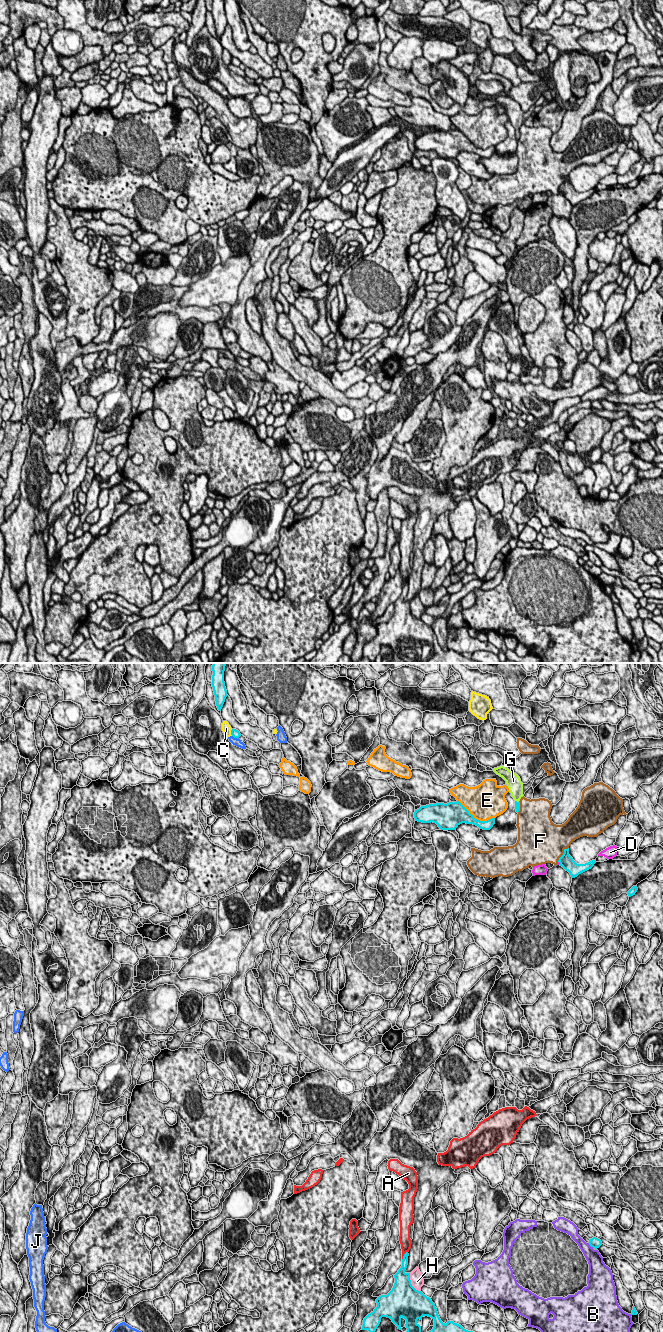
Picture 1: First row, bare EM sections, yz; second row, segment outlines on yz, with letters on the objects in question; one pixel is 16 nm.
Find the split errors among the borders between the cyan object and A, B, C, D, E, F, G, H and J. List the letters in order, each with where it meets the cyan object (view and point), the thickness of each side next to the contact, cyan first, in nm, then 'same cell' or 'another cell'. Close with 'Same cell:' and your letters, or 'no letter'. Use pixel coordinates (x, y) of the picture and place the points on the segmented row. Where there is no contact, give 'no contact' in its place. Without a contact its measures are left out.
A: meets cyan in yz at (404, 1255); 100 nm thick on the cyan side, 190 nm on the other; another cell
B: meets cyan in yz at (591, 1246); 160 nm thick on the cyan side, 240 nm on the other; another cell
C: meets cyan in yz at (231, 732); 130 nm thick on the cyan side, 160 nm on the other; another cell
D: meets cyan in yz at (559, 862); 220 nm thick on the cyan side, 30 nm on the other; another cell
E: meets cyan in yz at (476, 819); 260 nm thick on the cyan side, 460 nm on the other; another cell
F: meets cyan in yz at (563, 854); 220 nm thick on the cyan side, 460 nm on the other; another cell
G: meets cyan in yz at (516, 801); 100 nm thick on the cyan side, 240 nm on the other; same cell
H: meets cyan in yz at (410, 1283); 460 nm thick on the cyan side, 220 nm on the other; another cell
J: meets cyan in yz at (235, 737); 130 nm thick on the cyan side, 130 nm on the other; another cell
Same cell: G

